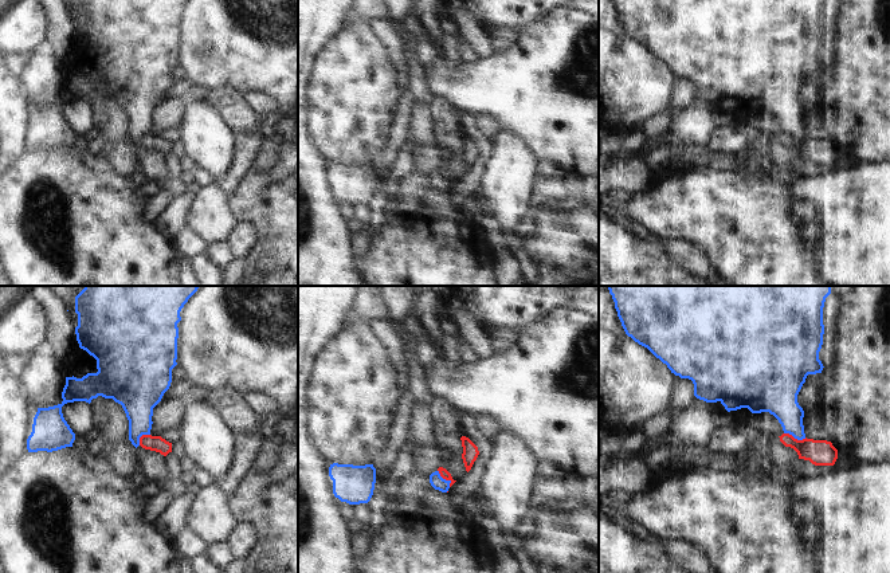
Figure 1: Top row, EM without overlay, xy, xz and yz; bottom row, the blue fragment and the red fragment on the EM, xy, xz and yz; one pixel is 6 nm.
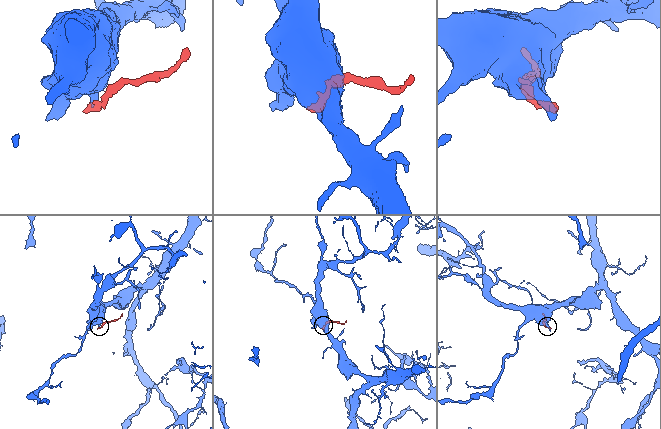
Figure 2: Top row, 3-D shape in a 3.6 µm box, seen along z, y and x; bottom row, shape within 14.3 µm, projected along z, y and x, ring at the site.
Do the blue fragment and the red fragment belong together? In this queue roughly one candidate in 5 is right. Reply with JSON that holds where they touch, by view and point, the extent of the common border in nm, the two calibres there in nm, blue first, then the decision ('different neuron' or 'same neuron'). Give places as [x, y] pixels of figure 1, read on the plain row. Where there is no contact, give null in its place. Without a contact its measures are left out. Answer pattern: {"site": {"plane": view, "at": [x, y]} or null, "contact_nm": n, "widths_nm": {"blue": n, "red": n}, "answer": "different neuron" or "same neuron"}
{"site": {"plane": "xz", "at": [444, 179]}, "contact_nm": 130, "widths_nm": {"blue": 80, "red": 60}, "answer": "different neuron"}

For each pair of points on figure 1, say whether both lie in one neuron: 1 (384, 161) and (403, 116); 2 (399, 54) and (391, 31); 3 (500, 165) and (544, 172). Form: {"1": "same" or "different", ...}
{"1": "same", "2": "same", "3": "different"}

